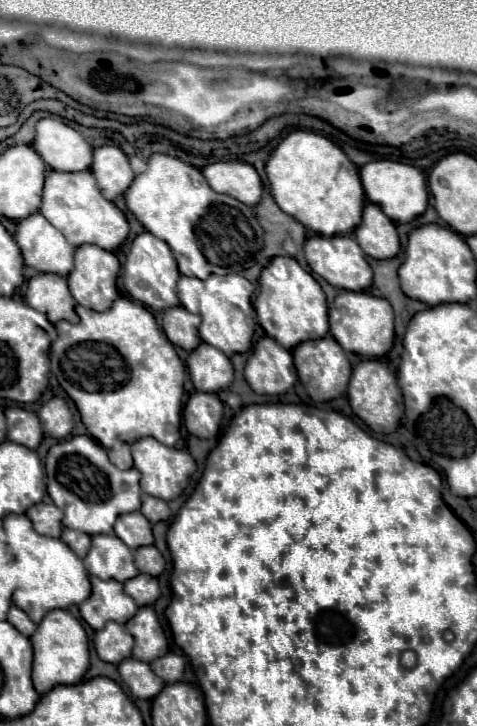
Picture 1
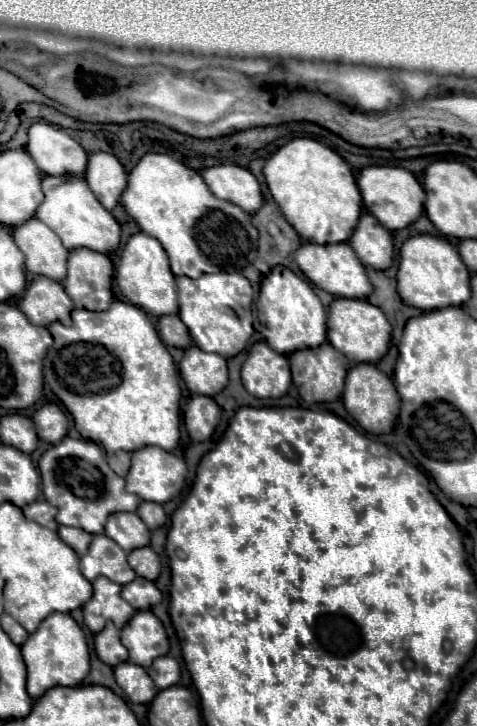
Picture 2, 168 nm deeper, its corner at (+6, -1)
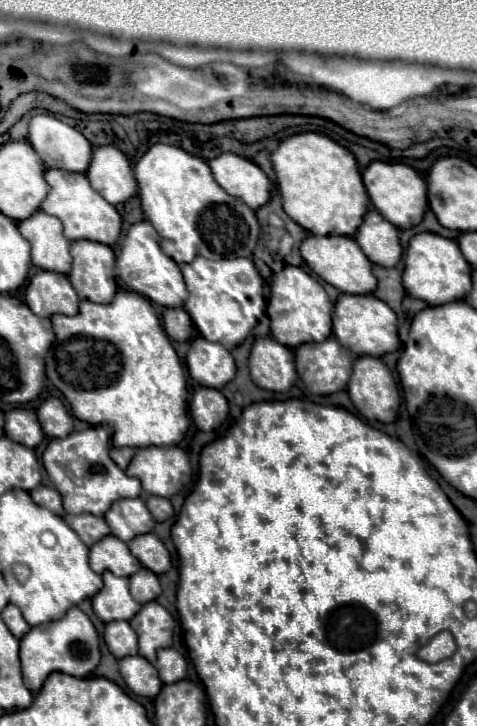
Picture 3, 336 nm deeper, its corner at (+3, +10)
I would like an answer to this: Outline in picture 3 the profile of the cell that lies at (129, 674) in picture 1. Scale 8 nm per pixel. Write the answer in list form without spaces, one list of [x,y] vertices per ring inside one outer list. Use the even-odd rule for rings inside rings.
[[[141,655],[121,659],[119,661],[119,671],[121,671],[121,677],[125,679],[127,687],[135,695],[153,699],[153,697],[159,695],[159,691],[163,687],[157,669],[145,657],[141,657]]]

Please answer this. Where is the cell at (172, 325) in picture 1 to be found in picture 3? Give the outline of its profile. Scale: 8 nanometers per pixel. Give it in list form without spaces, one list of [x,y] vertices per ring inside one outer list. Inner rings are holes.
[[[167,309],[163,313],[163,327],[175,341],[187,341],[193,333],[193,321],[185,309]]]

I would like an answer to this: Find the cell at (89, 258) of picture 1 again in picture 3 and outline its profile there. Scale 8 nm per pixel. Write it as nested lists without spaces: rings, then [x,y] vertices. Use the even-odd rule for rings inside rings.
[[[73,241],[71,243],[73,269],[69,281],[75,287],[79,299],[93,303],[111,303],[115,285],[115,255],[109,245],[95,241]]]

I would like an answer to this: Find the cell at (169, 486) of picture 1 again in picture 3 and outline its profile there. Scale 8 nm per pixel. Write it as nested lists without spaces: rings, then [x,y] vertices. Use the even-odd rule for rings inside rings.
[[[179,447],[137,449],[125,473],[137,477],[145,493],[159,497],[173,497],[191,481],[189,457]]]

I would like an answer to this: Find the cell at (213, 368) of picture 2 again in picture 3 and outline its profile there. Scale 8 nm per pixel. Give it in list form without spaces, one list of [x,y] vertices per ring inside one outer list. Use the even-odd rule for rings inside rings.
[[[197,337],[187,353],[189,375],[203,387],[223,389],[235,377],[233,355],[219,343]]]

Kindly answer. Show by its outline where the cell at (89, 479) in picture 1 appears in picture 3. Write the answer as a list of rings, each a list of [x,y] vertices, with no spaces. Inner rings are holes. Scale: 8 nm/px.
[[[101,425],[73,431],[65,439],[53,439],[43,453],[43,465],[53,487],[63,495],[63,507],[67,513],[91,513],[101,517],[113,501],[141,495],[139,481],[127,477],[125,471],[111,461],[109,431]]]

